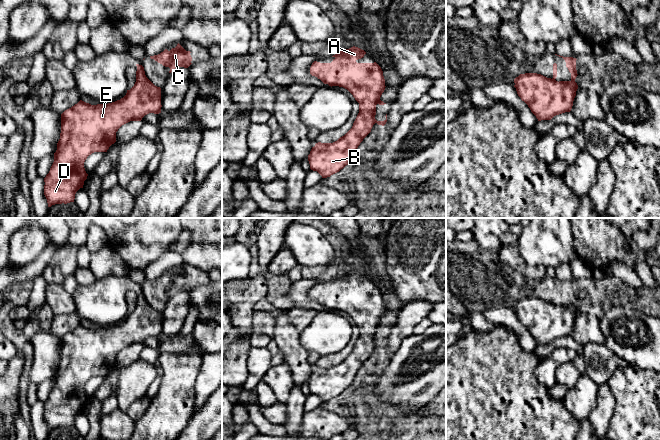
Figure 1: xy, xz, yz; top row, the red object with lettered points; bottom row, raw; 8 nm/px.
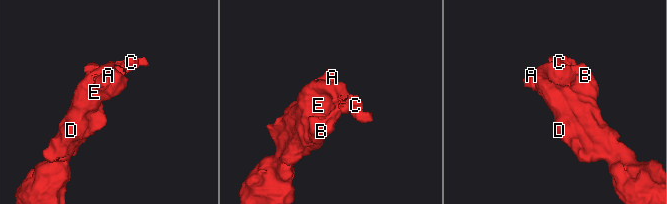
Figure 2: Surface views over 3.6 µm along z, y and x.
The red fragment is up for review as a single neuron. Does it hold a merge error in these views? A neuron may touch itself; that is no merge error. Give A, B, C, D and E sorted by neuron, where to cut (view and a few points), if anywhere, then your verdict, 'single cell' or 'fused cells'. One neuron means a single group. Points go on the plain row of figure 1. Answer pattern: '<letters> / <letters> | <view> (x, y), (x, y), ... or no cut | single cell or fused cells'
A B D E / C | yz (574, 304), (562, 305) | fused cells

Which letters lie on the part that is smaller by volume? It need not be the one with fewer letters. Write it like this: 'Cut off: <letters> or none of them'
Cut off: C

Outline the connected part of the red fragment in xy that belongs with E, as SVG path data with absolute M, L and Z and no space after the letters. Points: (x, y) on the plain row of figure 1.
M139 288L136 290L136 306L120 324L97 329L80 324L61 338L61 357L54 377L54 386L44 402L44 419L48 431L74 426L76 416L83 412L88 400L84 392L85 384L94 376L107 376L116 366L116 356L122 349L130 345L141 345L149 337L161 337L161 312L146 301Z

